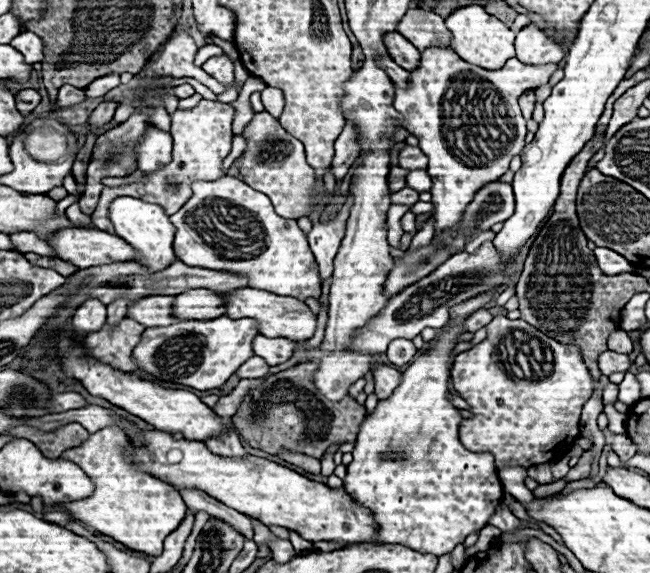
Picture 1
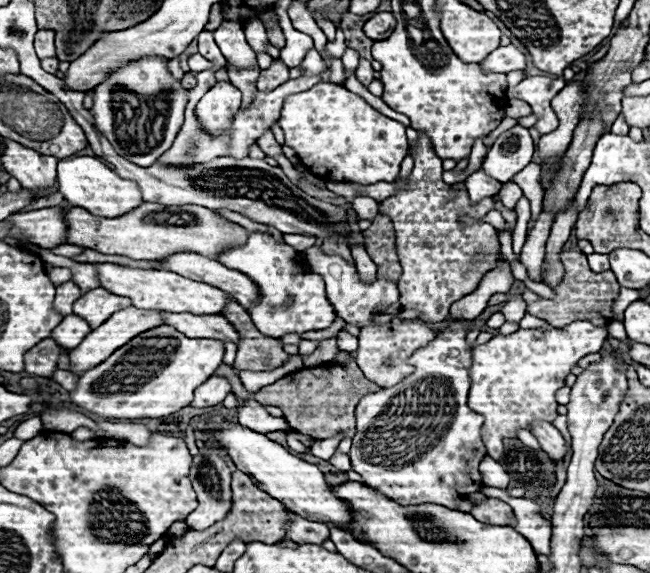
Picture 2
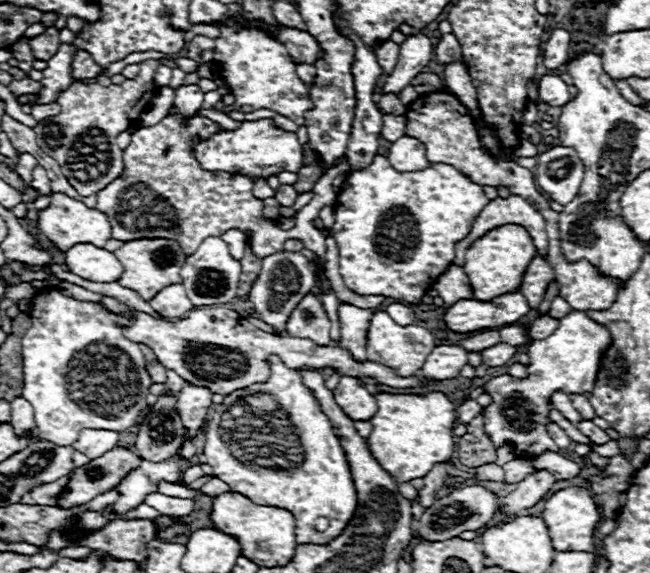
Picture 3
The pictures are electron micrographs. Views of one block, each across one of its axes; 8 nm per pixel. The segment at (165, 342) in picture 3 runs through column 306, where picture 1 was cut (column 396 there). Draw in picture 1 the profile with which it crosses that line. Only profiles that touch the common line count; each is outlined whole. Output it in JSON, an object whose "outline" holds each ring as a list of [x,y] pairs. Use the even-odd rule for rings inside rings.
{"outline":[[[398,338],[394,342],[390,342],[388,350],[386,350],[386,356],[388,356],[388,362],[402,368],[406,366],[416,354],[416,348],[412,344],[412,340],[406,340],[406,338]]]}

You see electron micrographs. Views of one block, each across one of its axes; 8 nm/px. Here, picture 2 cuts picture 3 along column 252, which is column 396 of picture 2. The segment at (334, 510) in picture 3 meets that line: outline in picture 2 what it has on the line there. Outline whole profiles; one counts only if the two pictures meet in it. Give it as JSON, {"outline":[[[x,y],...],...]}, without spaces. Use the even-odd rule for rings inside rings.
{"outline":[[[454,318],[448,320],[448,326],[436,334],[434,340],[428,342],[422,350],[416,350],[408,362],[414,366],[414,372],[404,378],[398,386],[382,388],[378,392],[370,392],[360,398],[356,406],[356,436],[352,438],[352,470],[358,472],[366,486],[378,490],[382,496],[400,502],[404,506],[412,504],[440,504],[452,510],[458,510],[460,496],[468,496],[472,492],[480,492],[484,486],[484,476],[478,466],[486,456],[486,446],[482,442],[480,428],[484,426],[484,418],[468,408],[468,390],[470,390],[470,366],[472,366],[472,346],[466,342],[466,326],[464,320]],[[404,398],[404,420],[374,420],[380,414],[388,414],[392,400]],[[366,432],[390,432],[390,436],[366,436]]]}

